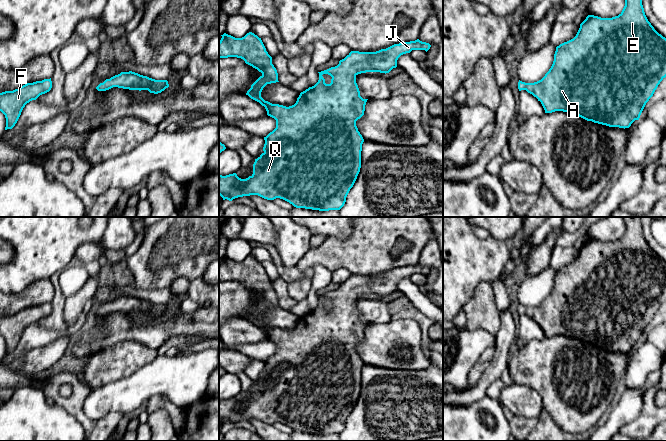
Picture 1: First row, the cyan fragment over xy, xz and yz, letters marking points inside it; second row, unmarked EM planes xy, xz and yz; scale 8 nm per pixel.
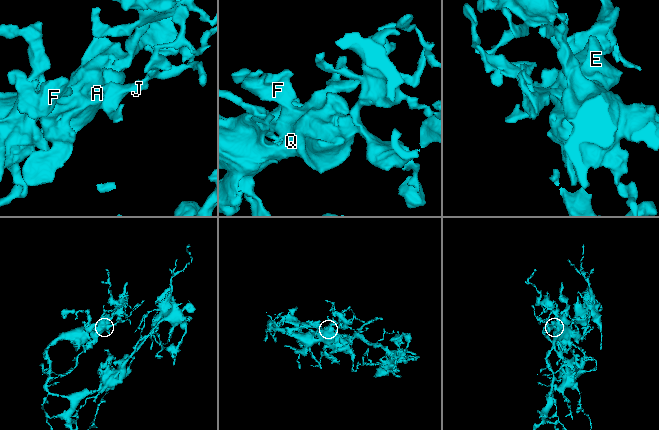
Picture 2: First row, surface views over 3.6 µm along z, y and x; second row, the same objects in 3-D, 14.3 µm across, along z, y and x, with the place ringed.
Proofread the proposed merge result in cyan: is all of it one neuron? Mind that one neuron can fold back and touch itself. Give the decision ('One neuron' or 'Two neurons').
One neuron

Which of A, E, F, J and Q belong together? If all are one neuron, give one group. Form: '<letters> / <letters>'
A E F J Q

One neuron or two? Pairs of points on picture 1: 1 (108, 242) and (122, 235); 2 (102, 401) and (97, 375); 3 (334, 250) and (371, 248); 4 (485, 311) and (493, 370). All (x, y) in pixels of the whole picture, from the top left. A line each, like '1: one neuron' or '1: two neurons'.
1: one neuron
2: two neurons
3: one neuron
4: two neurons

